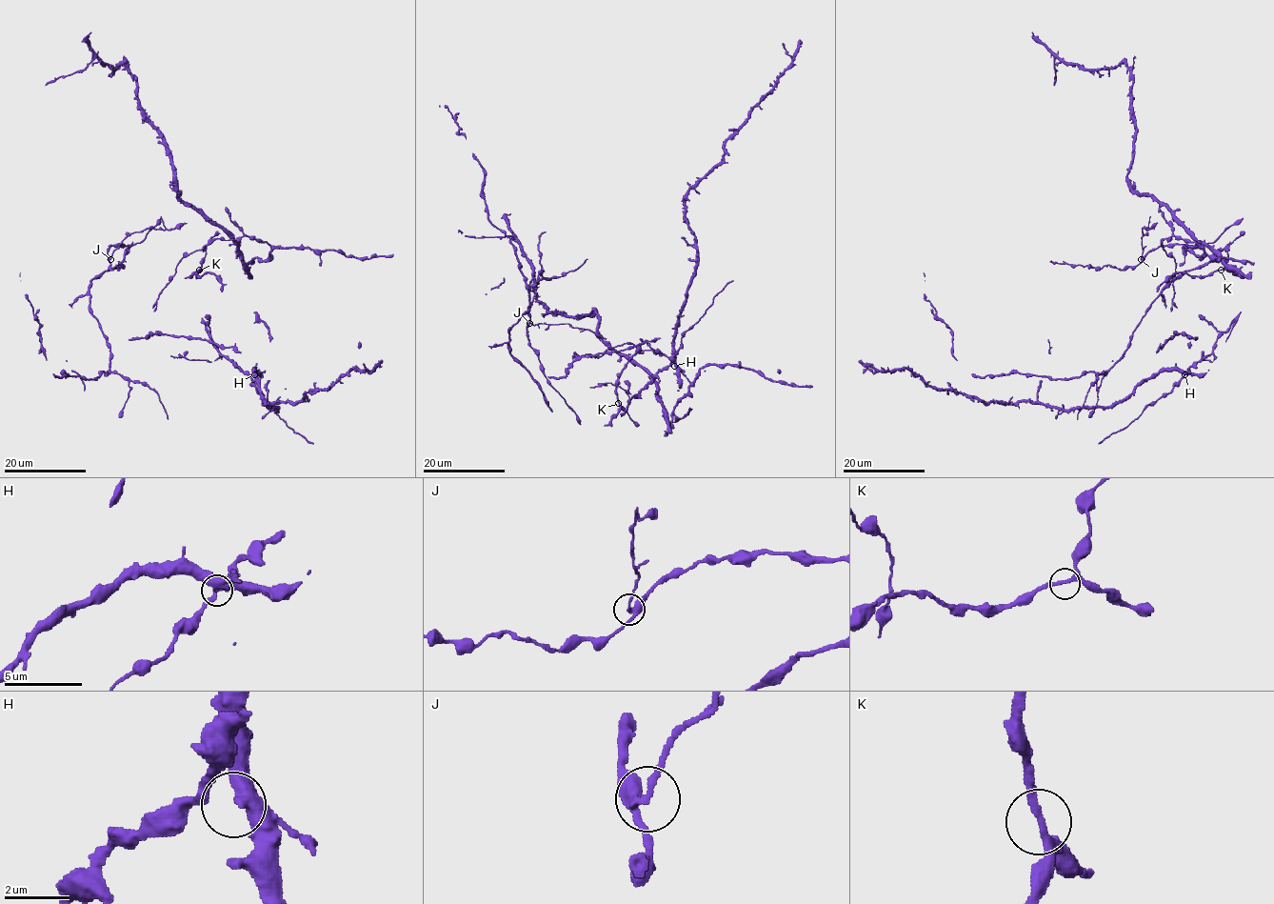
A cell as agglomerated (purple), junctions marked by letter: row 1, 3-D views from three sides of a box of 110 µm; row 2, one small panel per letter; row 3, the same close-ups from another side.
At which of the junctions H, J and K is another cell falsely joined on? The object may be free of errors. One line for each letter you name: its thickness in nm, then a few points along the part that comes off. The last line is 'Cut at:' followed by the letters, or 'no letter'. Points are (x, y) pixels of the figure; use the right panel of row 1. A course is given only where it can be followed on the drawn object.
J: Thickness 240 nm. Course of the part to remove: (1141, 258), (1142, 228), (1149, 229), (1156, 223)
Cut at: J

